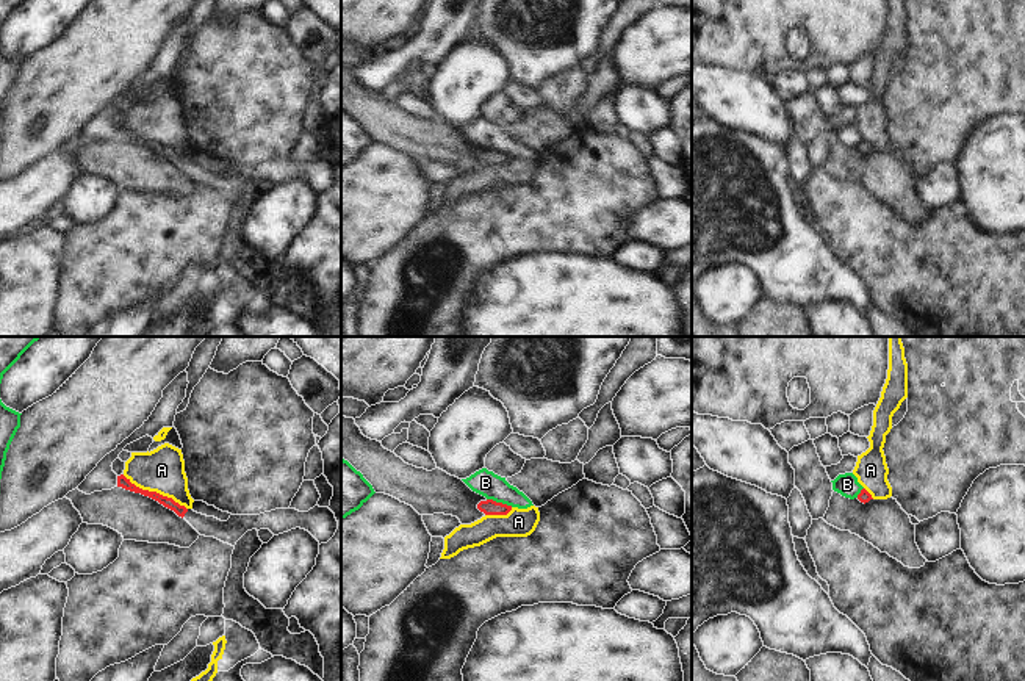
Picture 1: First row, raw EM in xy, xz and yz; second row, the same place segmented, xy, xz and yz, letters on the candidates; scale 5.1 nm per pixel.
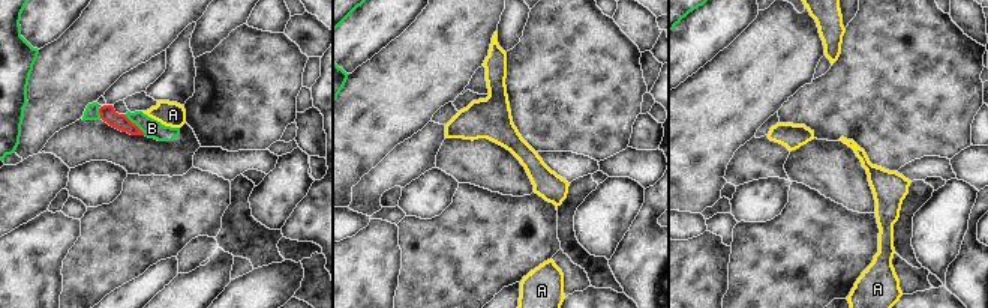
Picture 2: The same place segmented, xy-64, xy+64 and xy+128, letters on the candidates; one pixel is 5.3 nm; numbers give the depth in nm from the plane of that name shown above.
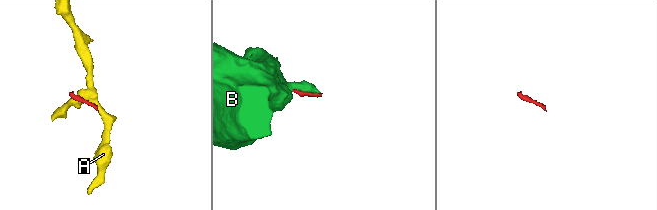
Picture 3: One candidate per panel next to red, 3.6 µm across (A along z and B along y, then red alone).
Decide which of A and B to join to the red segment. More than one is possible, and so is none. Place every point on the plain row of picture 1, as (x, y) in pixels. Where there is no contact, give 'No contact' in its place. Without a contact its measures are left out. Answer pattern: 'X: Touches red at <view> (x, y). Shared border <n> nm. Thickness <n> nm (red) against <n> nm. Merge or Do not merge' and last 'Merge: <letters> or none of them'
A: Touches red at xy (155, 141). Shared border 380 nm. Thickness 60 nm (red) against 220 nm. Do not merge
B: Touches red at xz (499, 152). Shared border 140 nm. Thickness 80 nm (red) against 130 nm. Do not merge
Merge: none of them

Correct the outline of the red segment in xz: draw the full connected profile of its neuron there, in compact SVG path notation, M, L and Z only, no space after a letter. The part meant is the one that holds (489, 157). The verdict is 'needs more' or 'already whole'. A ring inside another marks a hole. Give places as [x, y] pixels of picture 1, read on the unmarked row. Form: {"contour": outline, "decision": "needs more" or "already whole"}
{"contour": "M493 149L480 150L477 158L485 164L507 164L512 160L512 155L496 152Z", "decision": "already whole"}

